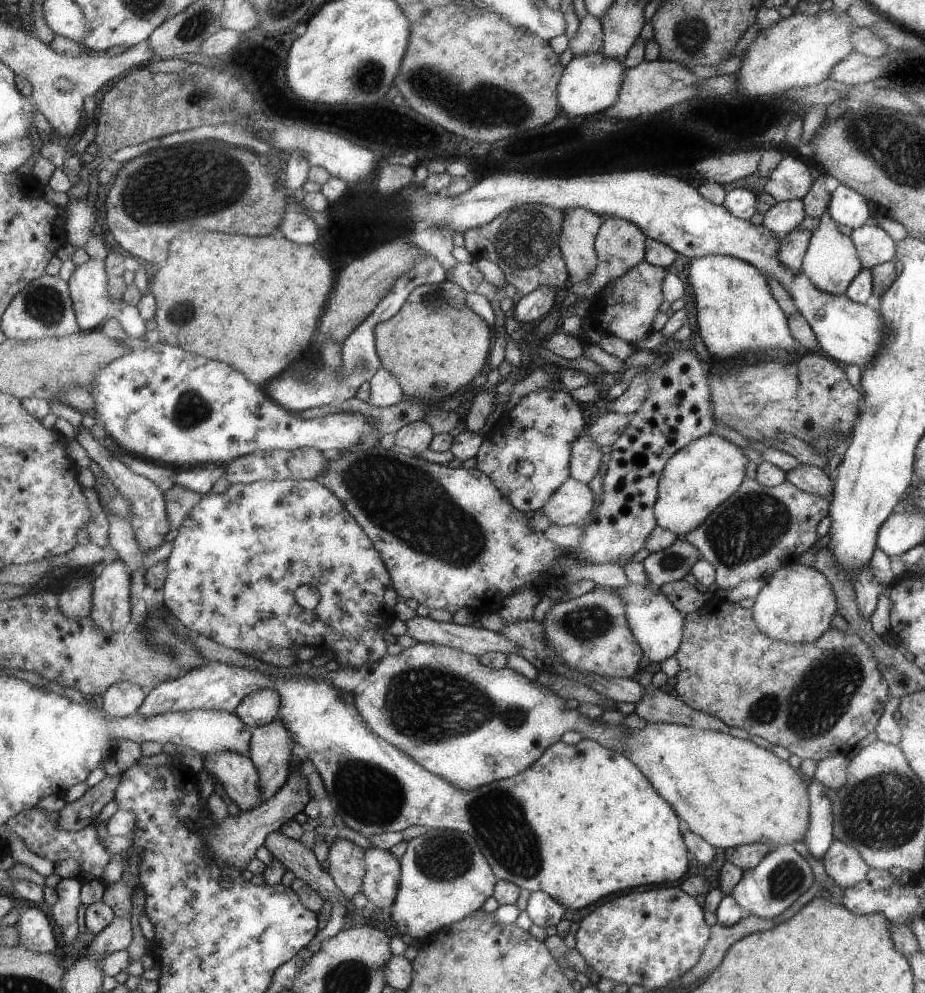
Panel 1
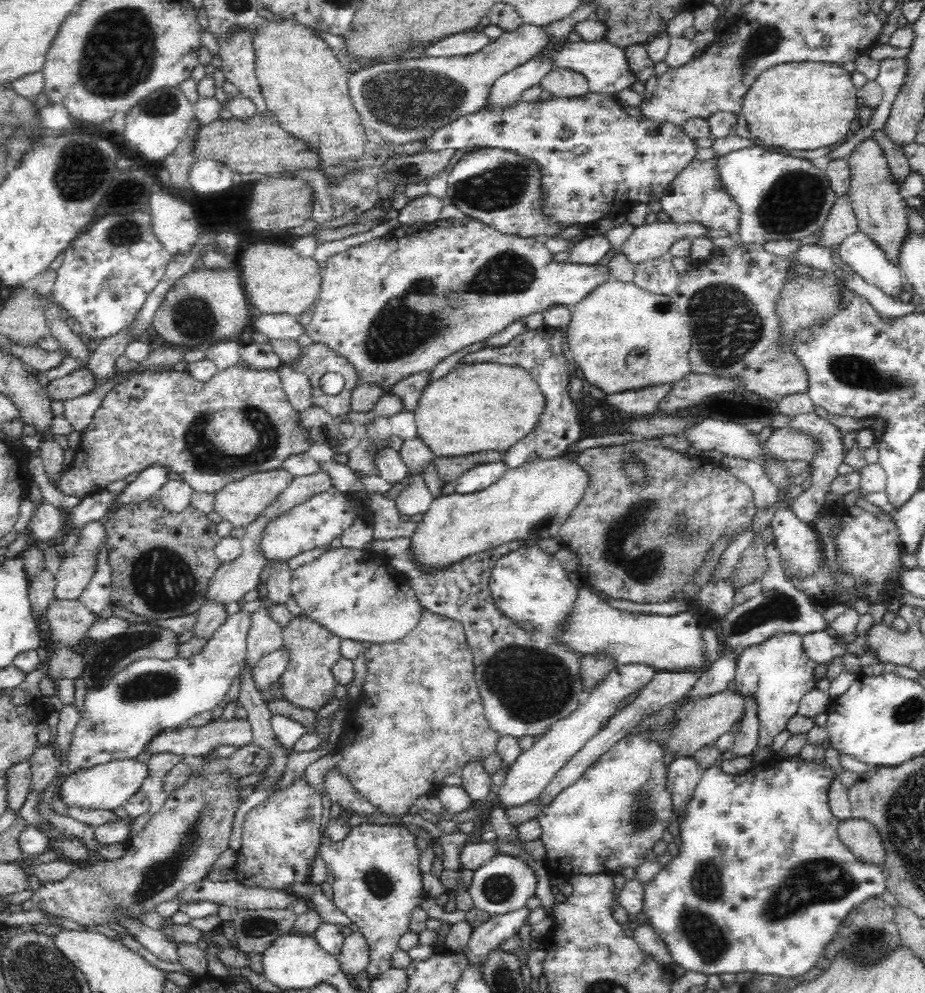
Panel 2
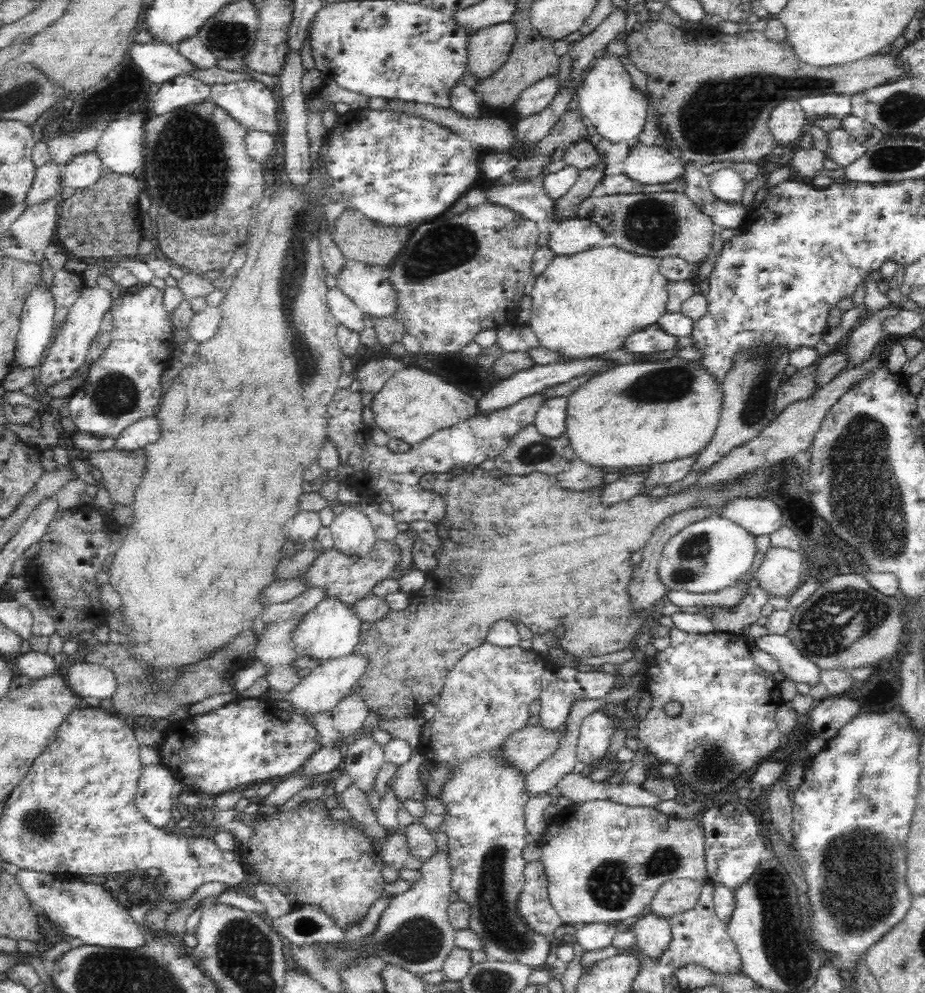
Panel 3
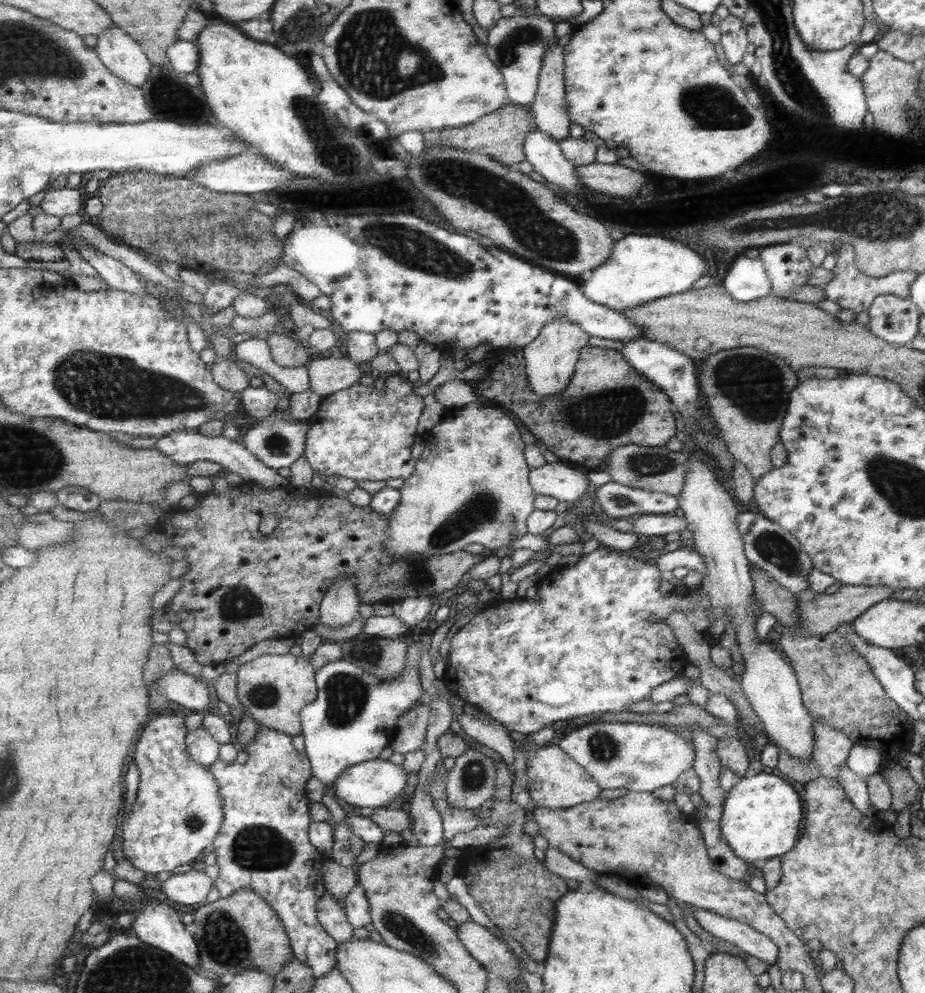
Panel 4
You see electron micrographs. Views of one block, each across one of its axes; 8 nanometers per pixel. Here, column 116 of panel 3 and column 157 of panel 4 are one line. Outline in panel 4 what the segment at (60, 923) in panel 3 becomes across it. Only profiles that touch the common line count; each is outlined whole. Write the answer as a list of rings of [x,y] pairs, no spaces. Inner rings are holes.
[[[145,902],[141,912],[135,912],[135,916],[137,918],[131,928],[143,942],[173,954],[173,958],[191,966],[193,970],[201,970],[197,940],[185,928],[175,908],[161,902],[157,904]]]

